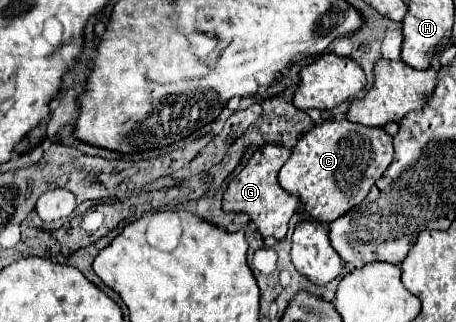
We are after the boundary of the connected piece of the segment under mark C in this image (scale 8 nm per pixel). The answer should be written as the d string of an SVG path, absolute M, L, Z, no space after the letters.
M348 119L328 121L314 125L298 139L290 159L280 169L278 181L288 193L300 197L304 211L312 219L332 223L364 201L370 187L392 163L392 151L392 137L382 127L366 127Z

